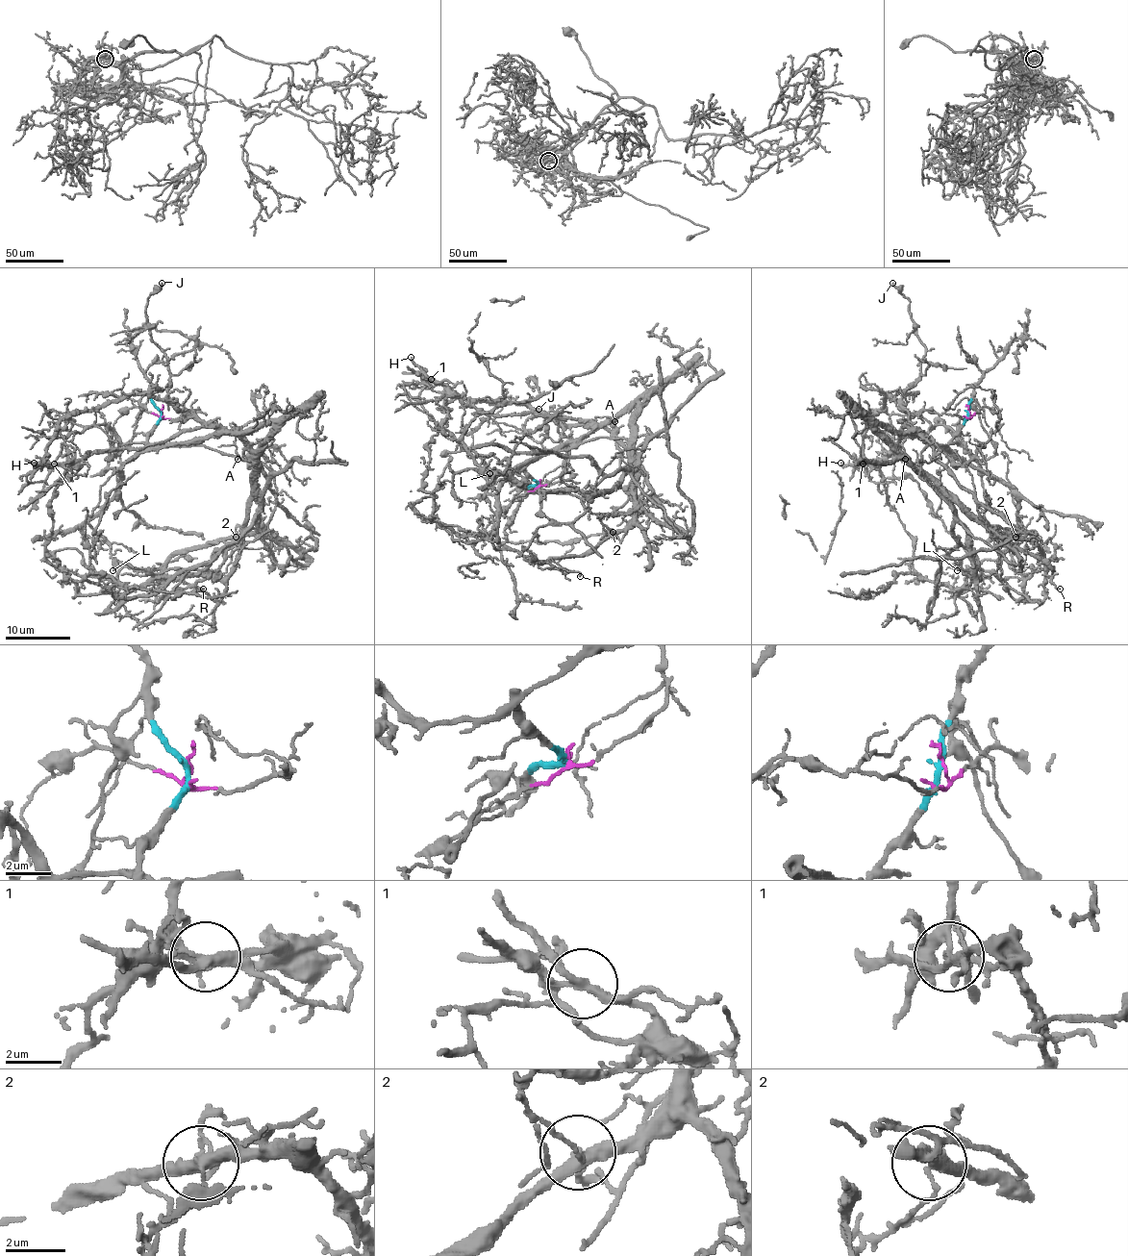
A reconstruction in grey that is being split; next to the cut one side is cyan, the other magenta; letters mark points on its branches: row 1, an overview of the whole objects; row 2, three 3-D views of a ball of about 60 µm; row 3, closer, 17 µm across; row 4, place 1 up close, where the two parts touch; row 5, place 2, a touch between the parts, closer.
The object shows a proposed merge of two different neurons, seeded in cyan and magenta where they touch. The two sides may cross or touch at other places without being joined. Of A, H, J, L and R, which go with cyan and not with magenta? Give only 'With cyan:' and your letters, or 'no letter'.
With cyan: A, J, L, R

